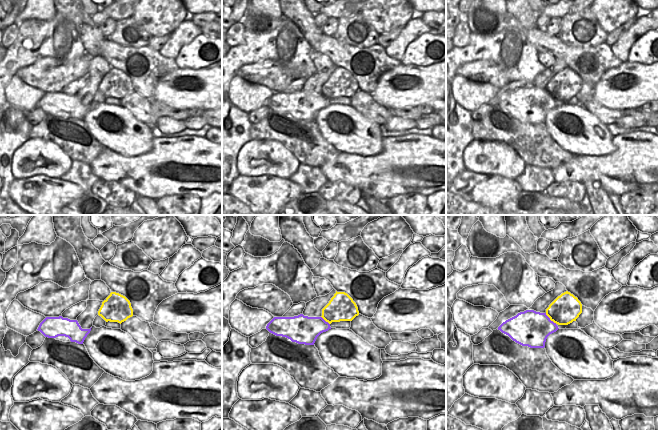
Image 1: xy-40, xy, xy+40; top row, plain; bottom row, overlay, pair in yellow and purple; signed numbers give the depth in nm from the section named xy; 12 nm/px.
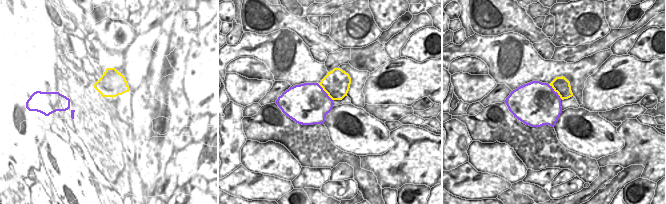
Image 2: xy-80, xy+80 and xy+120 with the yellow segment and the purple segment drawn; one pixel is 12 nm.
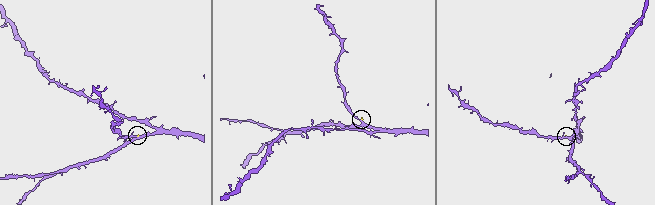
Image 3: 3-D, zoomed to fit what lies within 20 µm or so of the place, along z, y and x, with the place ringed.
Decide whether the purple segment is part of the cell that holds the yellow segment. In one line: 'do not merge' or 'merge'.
do not merge

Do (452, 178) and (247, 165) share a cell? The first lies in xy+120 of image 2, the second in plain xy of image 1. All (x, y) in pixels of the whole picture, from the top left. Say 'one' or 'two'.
two

